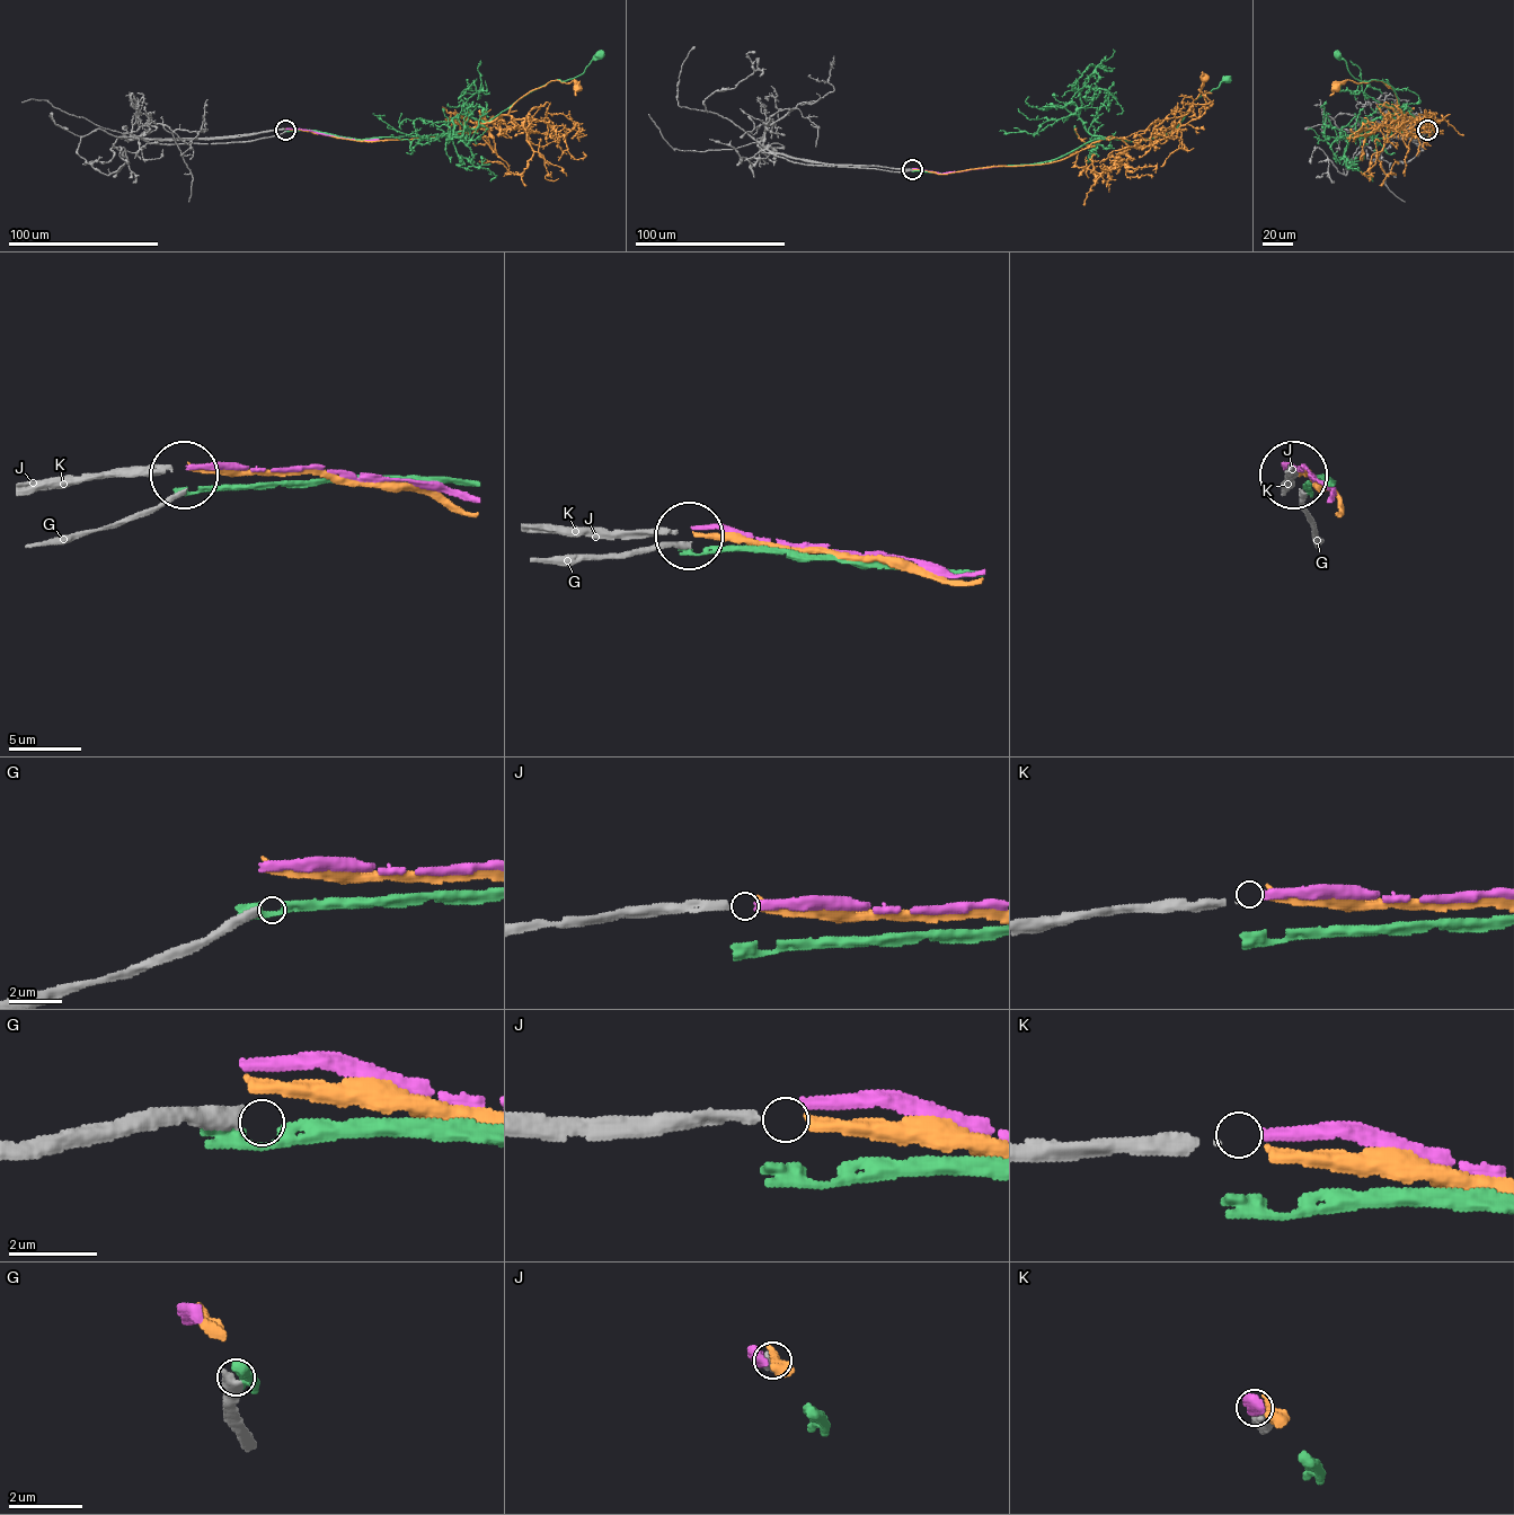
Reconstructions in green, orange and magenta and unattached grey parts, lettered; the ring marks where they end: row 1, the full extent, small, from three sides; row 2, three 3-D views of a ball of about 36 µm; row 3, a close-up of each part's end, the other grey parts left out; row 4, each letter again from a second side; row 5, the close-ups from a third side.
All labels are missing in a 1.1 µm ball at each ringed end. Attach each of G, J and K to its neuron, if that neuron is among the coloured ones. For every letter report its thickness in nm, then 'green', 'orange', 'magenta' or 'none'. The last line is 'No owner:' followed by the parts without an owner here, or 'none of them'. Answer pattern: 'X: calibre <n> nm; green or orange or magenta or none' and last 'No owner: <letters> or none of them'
G: calibre 360 nm; none
J: calibre 300 nm; orange
K: calibre 180 nm; magenta
No owner: G

